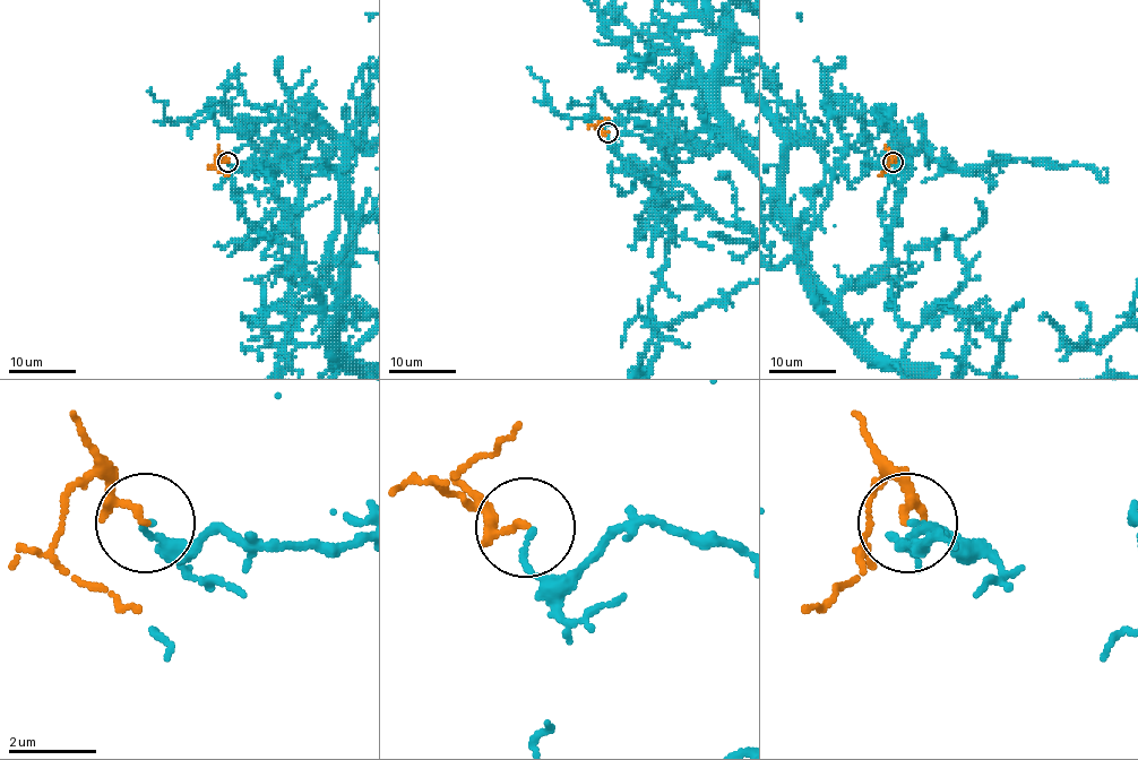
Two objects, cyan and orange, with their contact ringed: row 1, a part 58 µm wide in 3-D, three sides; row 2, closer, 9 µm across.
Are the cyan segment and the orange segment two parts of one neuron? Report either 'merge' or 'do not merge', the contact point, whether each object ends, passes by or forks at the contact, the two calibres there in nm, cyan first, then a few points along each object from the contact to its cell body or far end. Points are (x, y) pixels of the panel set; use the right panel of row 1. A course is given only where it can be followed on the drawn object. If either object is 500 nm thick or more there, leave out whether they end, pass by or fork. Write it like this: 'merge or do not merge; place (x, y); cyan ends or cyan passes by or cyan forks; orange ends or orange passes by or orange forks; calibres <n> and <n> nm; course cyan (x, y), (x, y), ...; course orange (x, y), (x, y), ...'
do not merge; place (893, 162); cyan ends; orange passes by; calibres 110 and 110 nm; course cyan (893, 163), (889, 264), (842, 294), (844, 320), (885, 357), (972, 368); course orange (893, 163), (889, 156), (878, 176)

